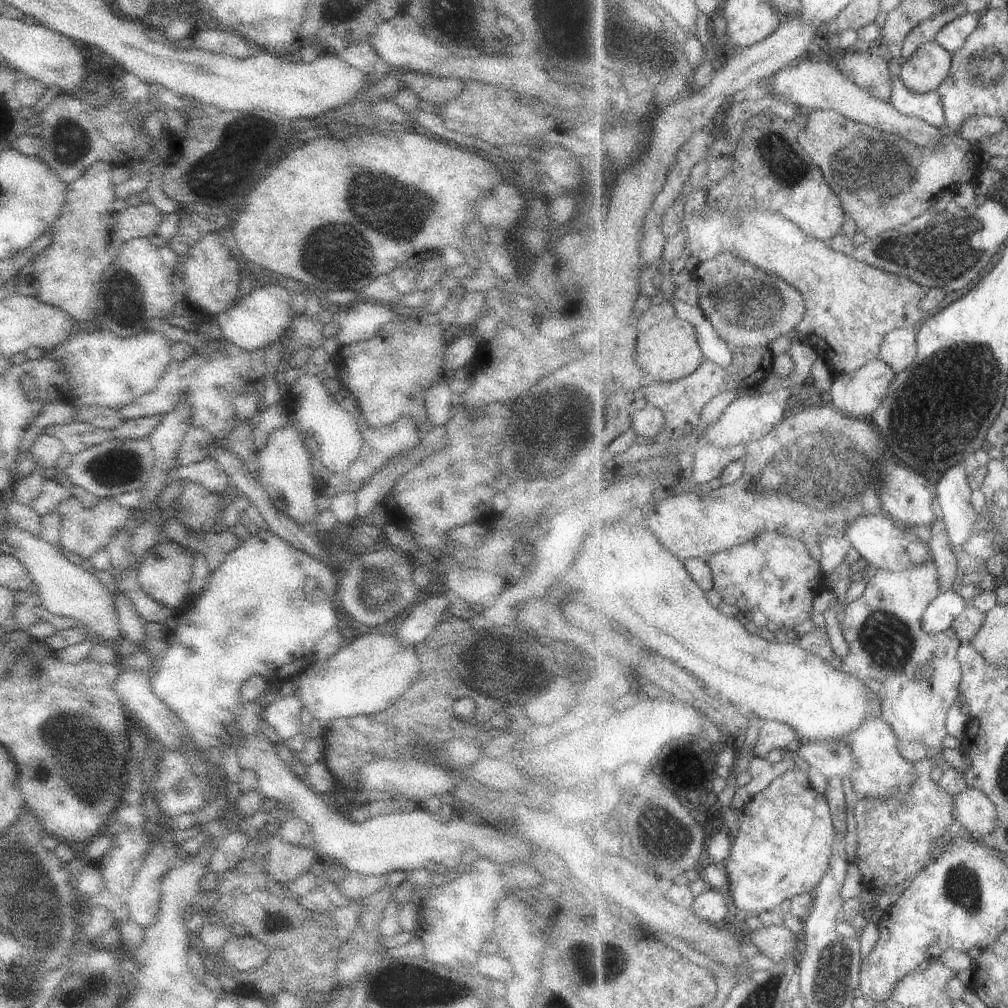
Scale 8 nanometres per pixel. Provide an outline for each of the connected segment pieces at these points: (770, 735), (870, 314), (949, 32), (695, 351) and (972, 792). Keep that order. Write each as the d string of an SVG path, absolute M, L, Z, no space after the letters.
M765 720L762 722L759 741L754 747L754 752L756 756L765 757L776 748L787 750L796 738L799 736L793 726L780 721Z
M744 208L736 212L710 212L704 218L692 216L692 232L694 234L708 234L708 236L690 236L694 254L702 260L714 258L719 254L734 251L756 266L767 270L787 280L791 285L803 292L807 300L807 316L799 324L794 335L806 345L820 344L824 348L822 356L832 363L832 368L838 375L840 372L854 372L866 366L871 360L878 359L883 347L884 339L896 329L914 329L918 324L929 318L928 311L922 307L930 288L917 283L910 277L885 271L884 269L859 261L849 254L837 251L831 242L813 239L795 222L785 216L778 216L772 212L758 212Z
M968 13L944 27L936 37L944 48L956 54L967 42L974 31L980 26L982 13Z
M678 317L662 322L640 336L638 360L656 380L672 382L694 374L707 360L695 324Z
M966 787L960 794L955 796L956 807L956 828L966 828L974 834L980 834L980 836L988 837L998 830L1001 825L1001 818L999 816L999 810L996 803L978 787Z

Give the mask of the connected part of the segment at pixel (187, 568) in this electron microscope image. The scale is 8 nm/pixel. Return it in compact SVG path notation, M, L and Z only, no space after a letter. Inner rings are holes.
M172 540L160 541L151 548L144 560L137 566L137 577L142 590L156 602L168 608L179 610L188 603L191 596L191 580L195 558L183 545Z

